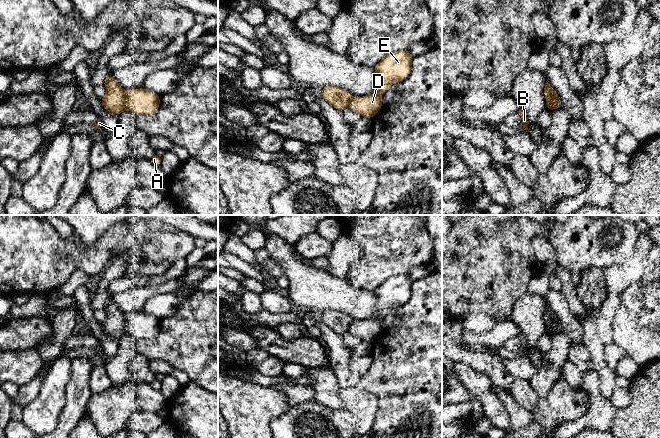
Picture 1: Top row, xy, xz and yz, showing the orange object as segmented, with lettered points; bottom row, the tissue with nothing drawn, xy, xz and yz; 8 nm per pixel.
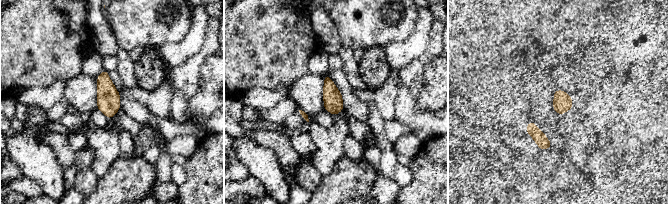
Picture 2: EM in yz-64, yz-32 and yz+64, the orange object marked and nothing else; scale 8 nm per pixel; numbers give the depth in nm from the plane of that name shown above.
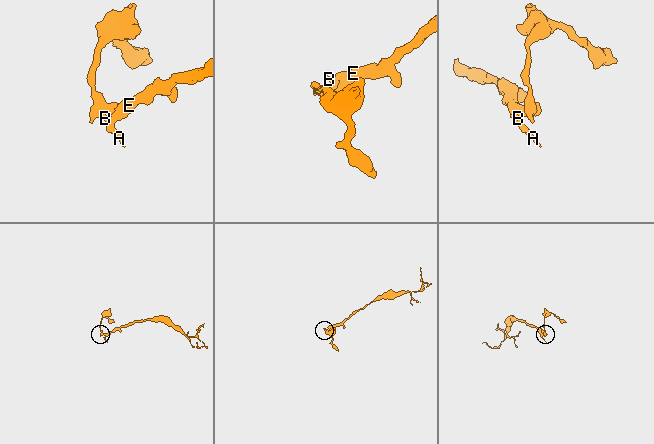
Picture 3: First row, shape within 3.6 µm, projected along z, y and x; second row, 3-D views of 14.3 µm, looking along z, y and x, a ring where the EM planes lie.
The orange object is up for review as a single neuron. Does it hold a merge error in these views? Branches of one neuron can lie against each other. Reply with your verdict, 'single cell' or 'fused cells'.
fused cells

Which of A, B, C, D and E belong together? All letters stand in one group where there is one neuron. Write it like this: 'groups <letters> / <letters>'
groups A B D E / C

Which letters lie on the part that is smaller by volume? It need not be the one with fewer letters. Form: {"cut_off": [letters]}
{"cut_off": ["C"]}

